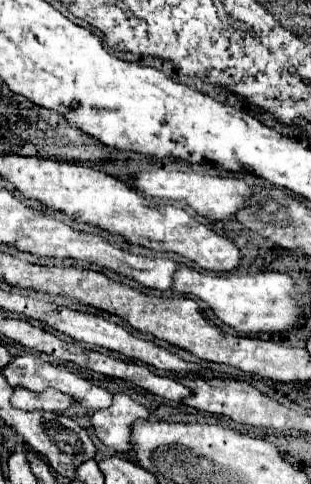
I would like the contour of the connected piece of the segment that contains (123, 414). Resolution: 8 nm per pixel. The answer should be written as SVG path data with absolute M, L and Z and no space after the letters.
M114 394L110 408L94 412L90 422L94 434L104 446L108 446L114 452L126 454L128 450L132 450L132 442L130 442L132 422L138 418L146 420L148 416L150 412L142 404L134 402L130 396Z

